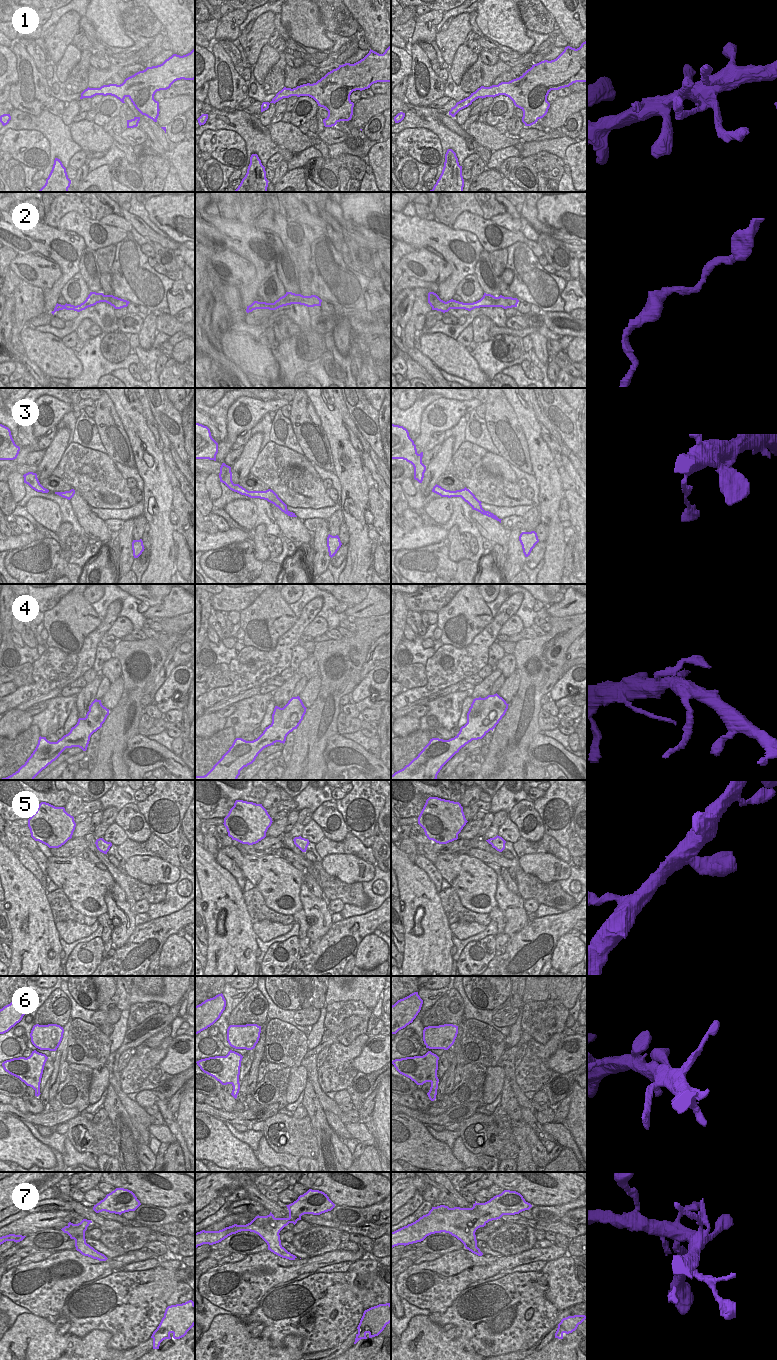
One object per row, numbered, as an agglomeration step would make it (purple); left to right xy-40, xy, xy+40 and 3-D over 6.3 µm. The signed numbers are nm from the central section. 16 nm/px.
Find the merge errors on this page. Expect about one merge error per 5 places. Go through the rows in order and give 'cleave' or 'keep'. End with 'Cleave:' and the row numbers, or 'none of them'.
1: keep
2: keep
3: keep
4: keep
5: keep
6: keep
7: keep
Cleave: none of them

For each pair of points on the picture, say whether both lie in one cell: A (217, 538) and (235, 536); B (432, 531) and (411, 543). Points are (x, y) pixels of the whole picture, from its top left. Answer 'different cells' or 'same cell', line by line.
A: same cell
B: same cell

